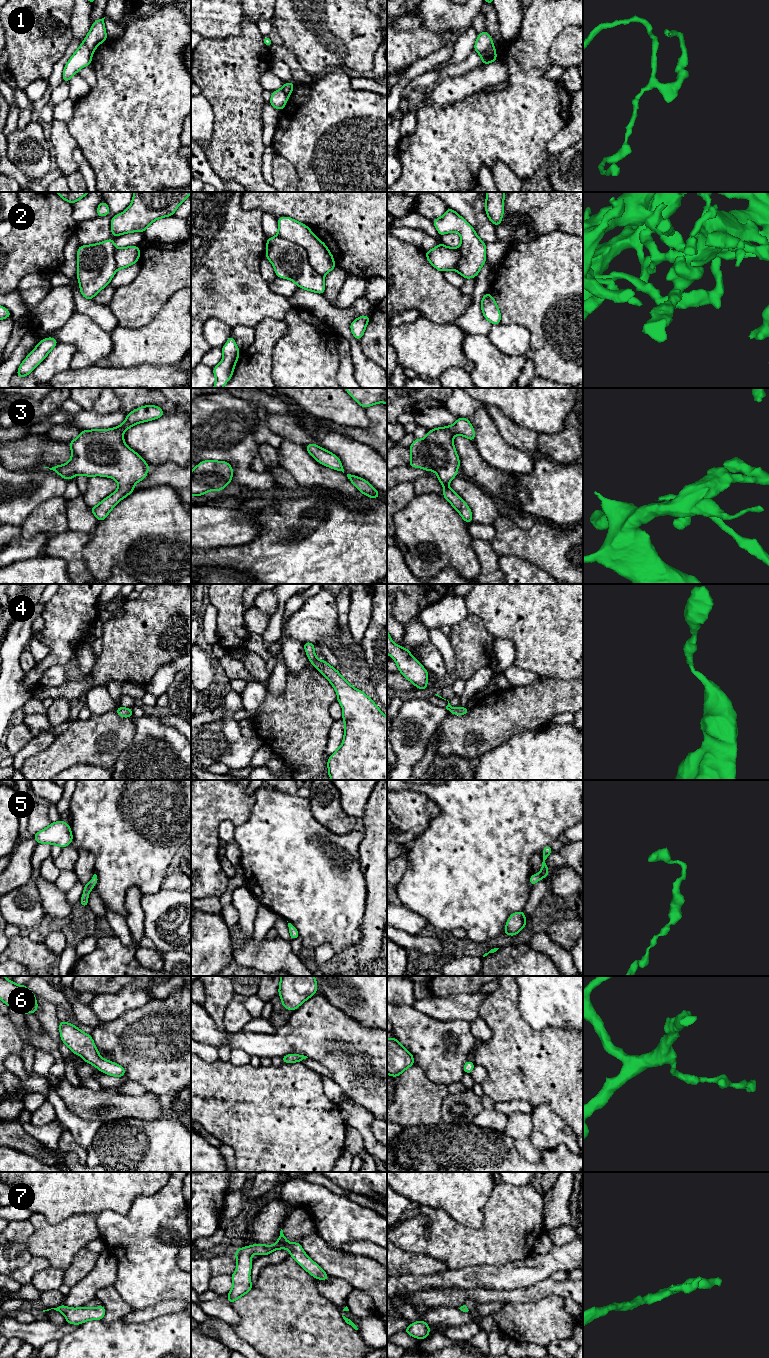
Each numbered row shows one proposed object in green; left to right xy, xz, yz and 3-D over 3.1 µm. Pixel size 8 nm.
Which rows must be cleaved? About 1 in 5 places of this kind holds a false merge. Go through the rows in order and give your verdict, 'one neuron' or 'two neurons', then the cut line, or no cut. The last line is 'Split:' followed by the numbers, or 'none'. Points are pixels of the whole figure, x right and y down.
1: two neurons; cut in yz along (492, 44), (480, 54)
2: one neuron; no cut
3: one neuron; no cut
4: one neuron; no cut
5: one neuron; no cut
6: one neuron; no cut
7: one neuron; no cut
Split: 1

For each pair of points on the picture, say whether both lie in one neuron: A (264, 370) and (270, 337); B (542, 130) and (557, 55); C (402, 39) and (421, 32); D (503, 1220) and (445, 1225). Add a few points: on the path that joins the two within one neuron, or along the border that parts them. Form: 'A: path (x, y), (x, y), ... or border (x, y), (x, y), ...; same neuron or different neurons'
A: path (264, 362), (264, 345); same neuron
B: border (553, 42), (550, 48), (552, 66); different neurons
C: path (407, 39), (414, 39), (416, 37); same neuron
D: path (489, 1234), (459, 1235); same neuron

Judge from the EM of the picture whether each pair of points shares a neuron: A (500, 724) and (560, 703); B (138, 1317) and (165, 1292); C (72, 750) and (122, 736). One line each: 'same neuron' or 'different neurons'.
A: same neuron
B: different neurons
C: same neuron

